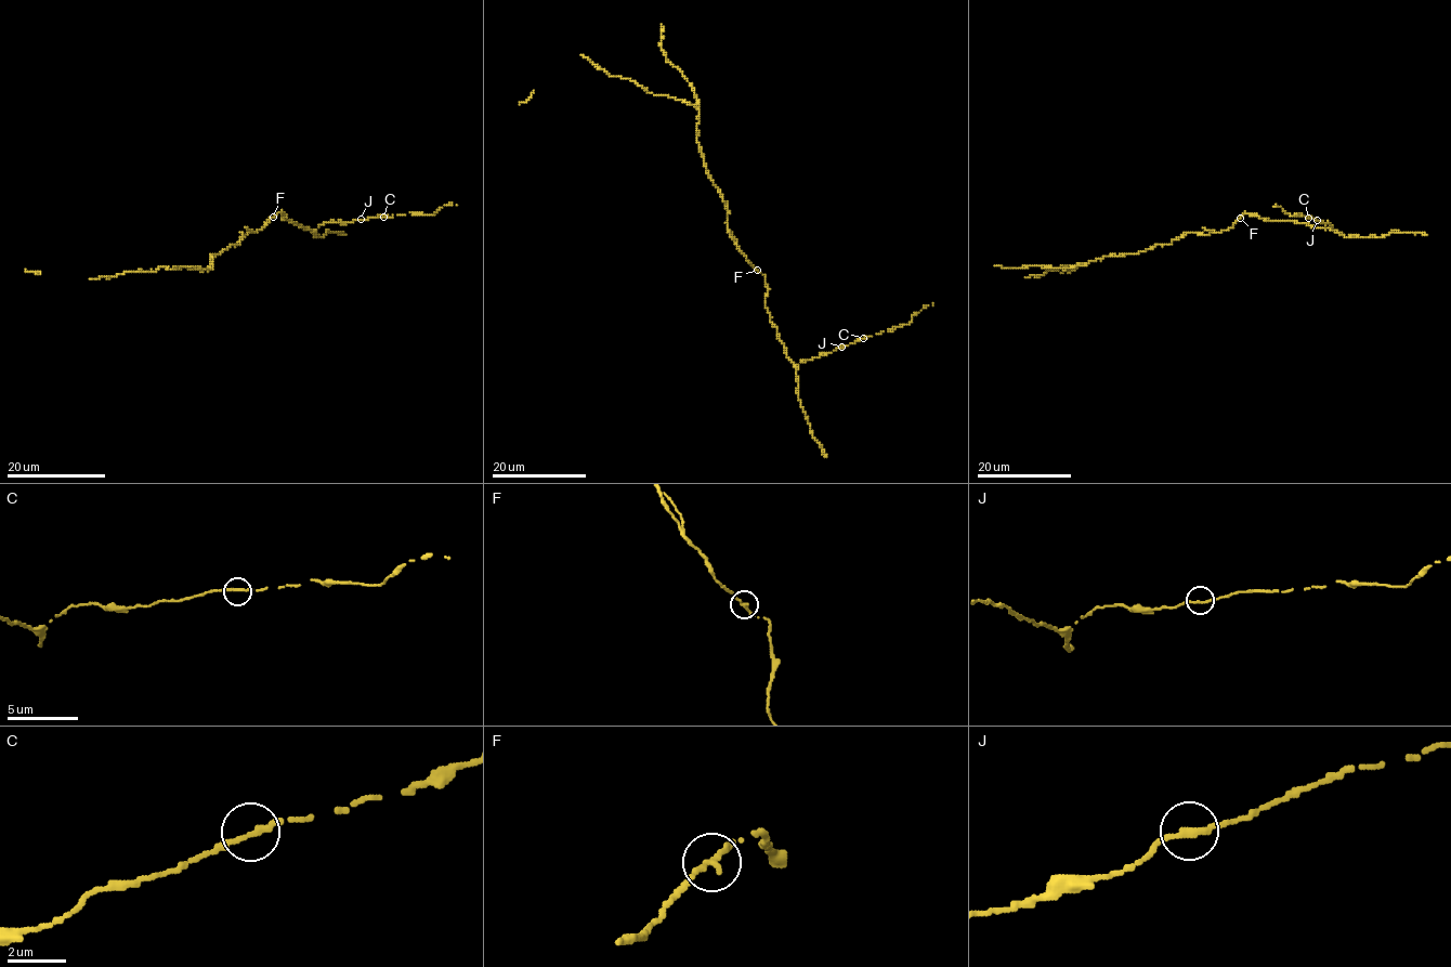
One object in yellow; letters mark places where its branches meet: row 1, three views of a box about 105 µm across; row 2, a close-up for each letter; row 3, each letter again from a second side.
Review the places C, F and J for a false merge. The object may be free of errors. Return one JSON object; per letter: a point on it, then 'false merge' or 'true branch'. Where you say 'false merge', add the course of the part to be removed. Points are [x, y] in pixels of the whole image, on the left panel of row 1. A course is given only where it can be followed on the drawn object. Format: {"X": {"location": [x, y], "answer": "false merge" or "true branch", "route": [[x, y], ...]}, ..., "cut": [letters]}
{"C": {"location": [383, 217], "answer": "true branch"}, "F": {"location": [273, 217], "answer": "true branch"}, "J": {"location": [361, 219], "answer": "true branch"}, "cut": []}

